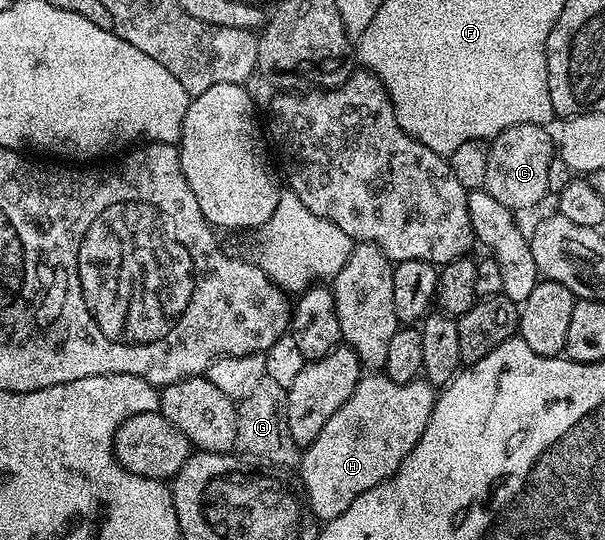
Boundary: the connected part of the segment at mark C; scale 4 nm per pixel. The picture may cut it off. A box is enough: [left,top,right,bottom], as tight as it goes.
[483,122,555,212]

